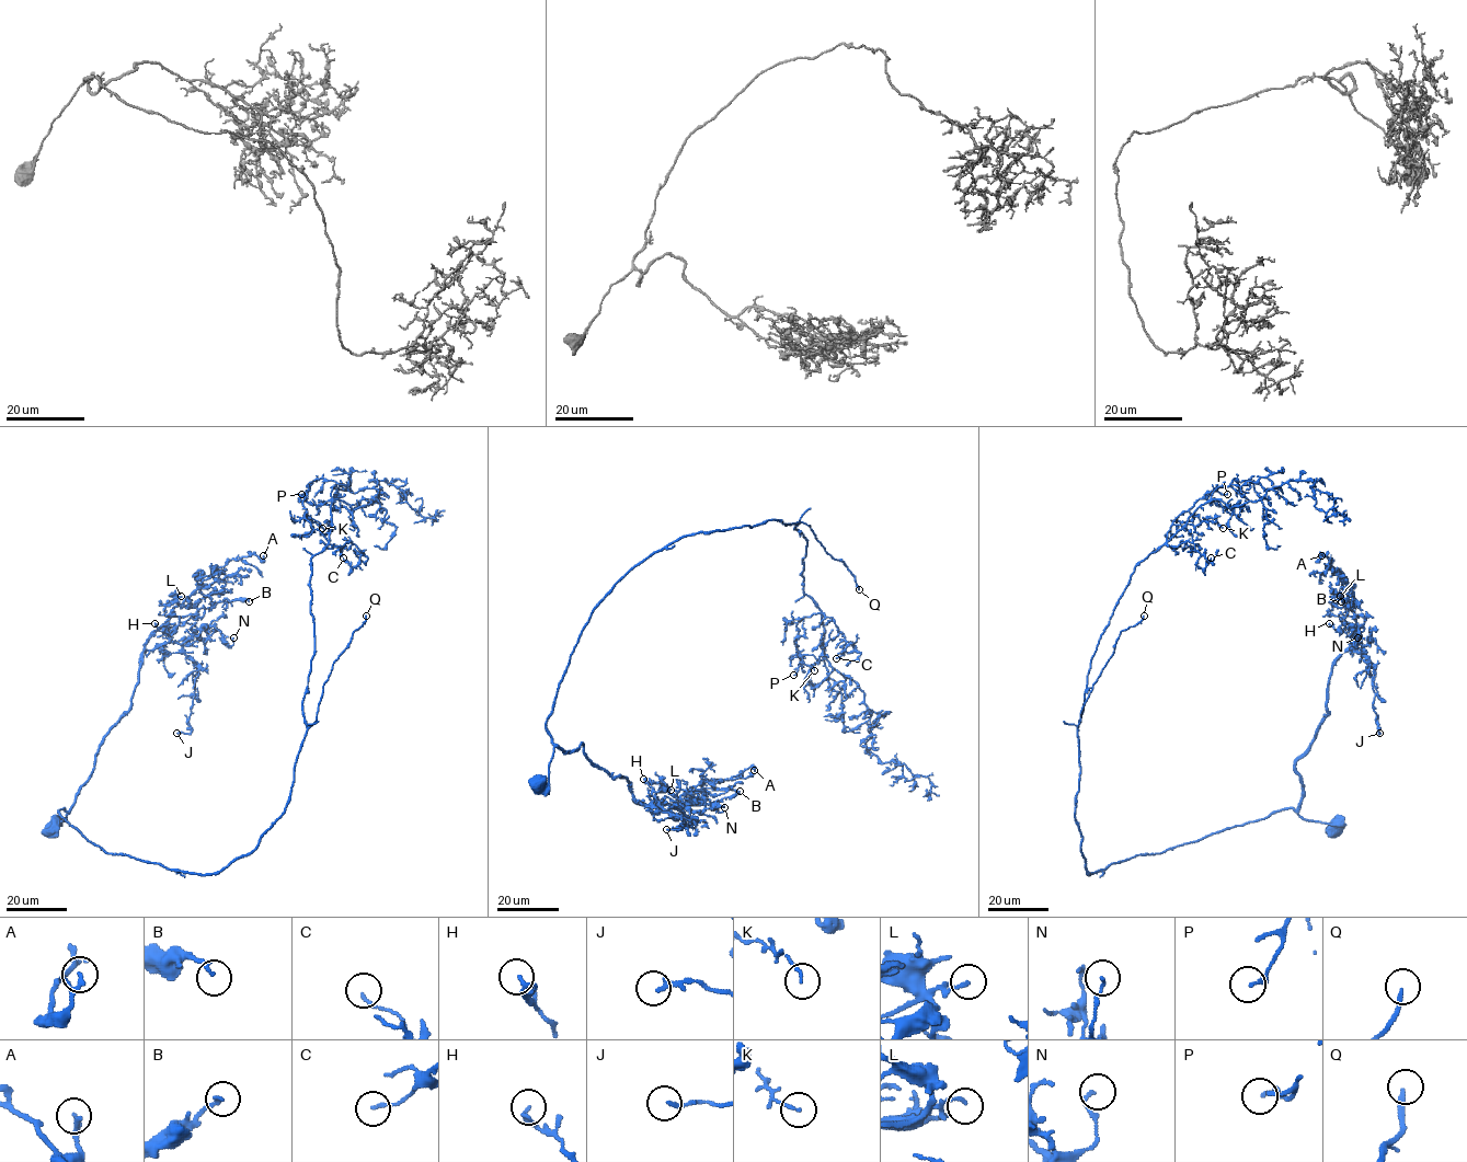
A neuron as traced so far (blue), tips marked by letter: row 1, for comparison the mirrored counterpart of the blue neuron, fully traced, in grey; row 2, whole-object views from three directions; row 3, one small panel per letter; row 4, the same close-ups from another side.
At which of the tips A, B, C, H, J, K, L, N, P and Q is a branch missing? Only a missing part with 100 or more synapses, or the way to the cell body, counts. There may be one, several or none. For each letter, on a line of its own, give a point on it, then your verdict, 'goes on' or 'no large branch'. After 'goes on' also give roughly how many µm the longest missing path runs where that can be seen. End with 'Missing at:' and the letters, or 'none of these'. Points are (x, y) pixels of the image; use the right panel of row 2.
A: (1321, 555) | no large branch
B: (1341, 601) | no large branch
C: (1211, 558) | no large branch
H: (1329, 623) | no large branch
J: (1379, 733) | no large branch
K: (1223, 528) | no large branch
L: (1340, 596) | no large branch
N: (1357, 637) | no large branch
P: (1227, 494) | no large branch
Q: (1144, 616) | goes on | 50 µm
Missing at: Q

